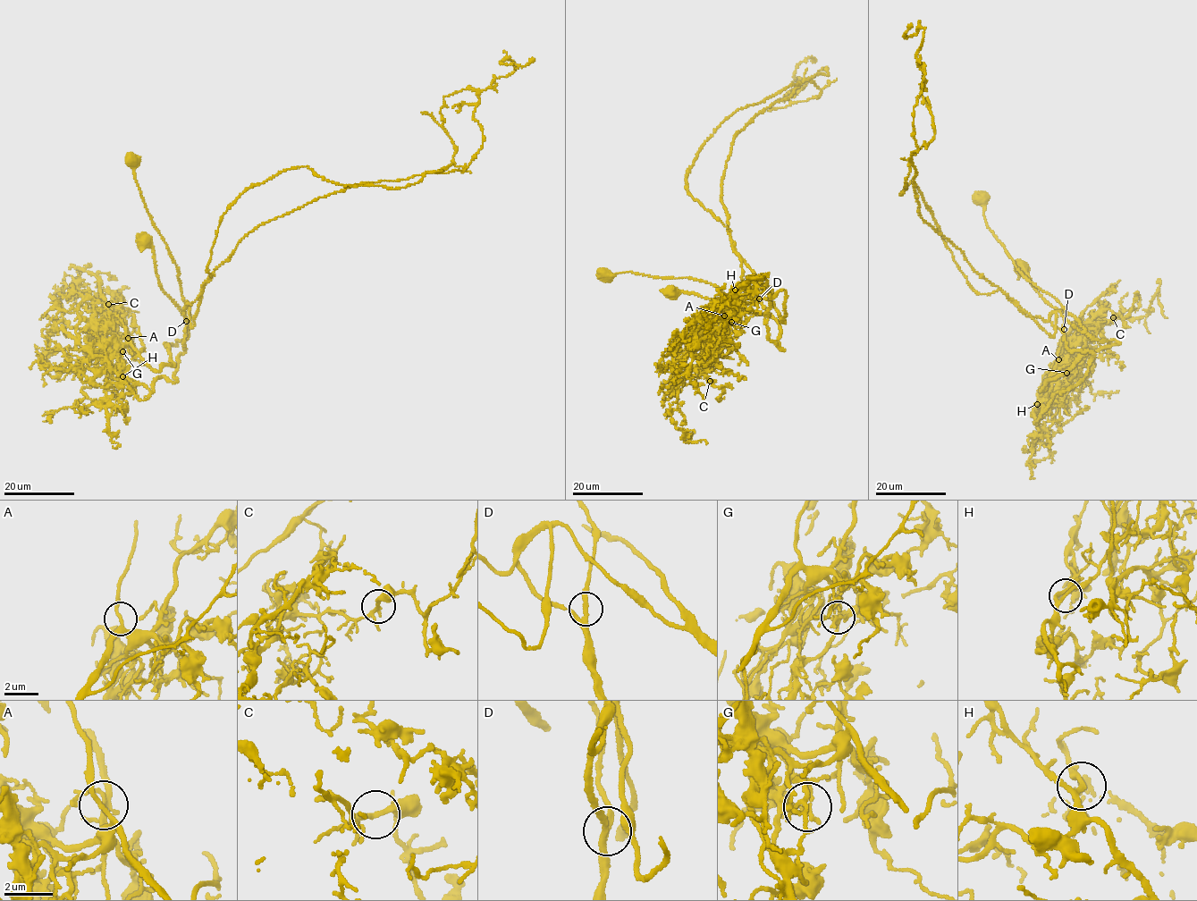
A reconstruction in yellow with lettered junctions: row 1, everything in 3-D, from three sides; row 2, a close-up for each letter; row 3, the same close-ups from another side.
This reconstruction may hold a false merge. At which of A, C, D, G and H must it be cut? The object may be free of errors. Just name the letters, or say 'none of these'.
G

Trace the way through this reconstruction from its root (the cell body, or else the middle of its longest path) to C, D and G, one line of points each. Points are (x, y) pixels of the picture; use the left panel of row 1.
C: (144, 243), (186, 321), (185, 340), (165, 345), (172, 365), (150, 368), (100, 299), (108, 304)
D: (144, 243), (153, 250), (155, 273), (163, 290), (178, 306), (188, 328), (188, 302), (183, 312), (186, 321)
G: (144, 243), (188, 334), (166, 343), (173, 363), (158, 371), (130, 341), (122, 351)

